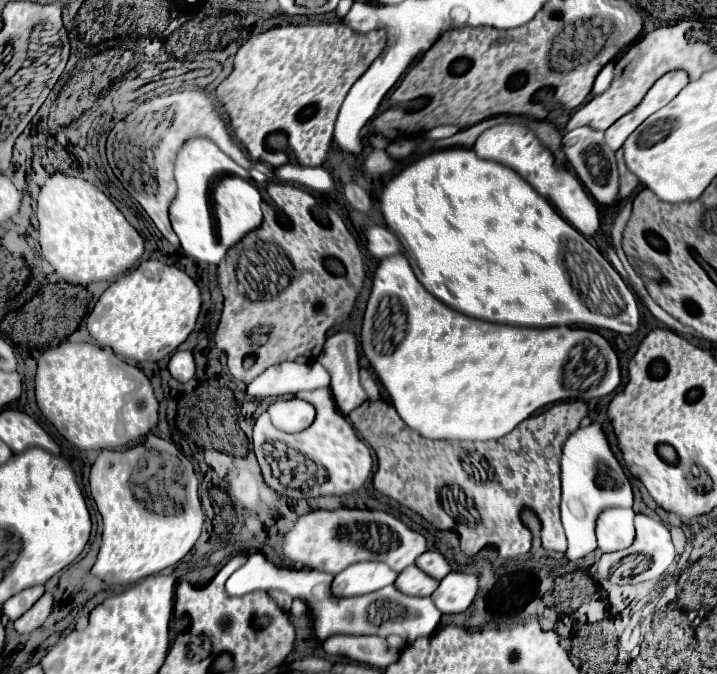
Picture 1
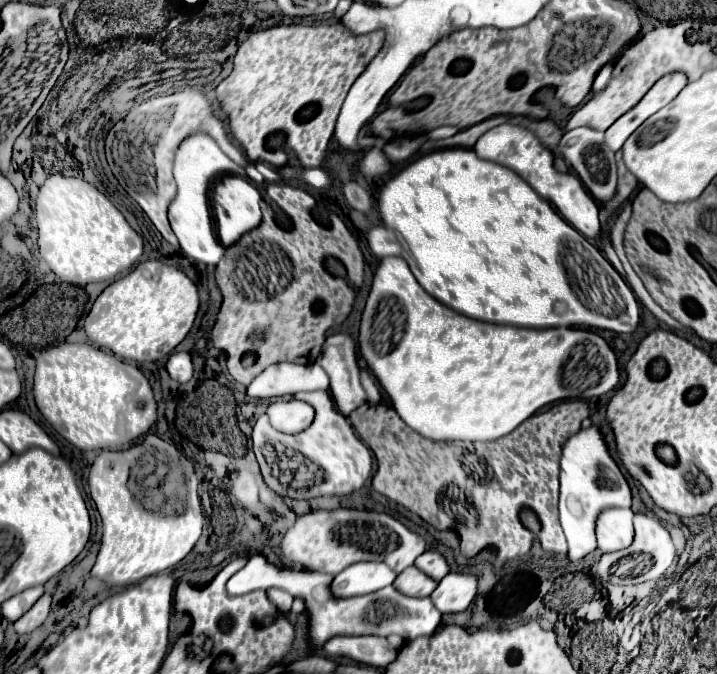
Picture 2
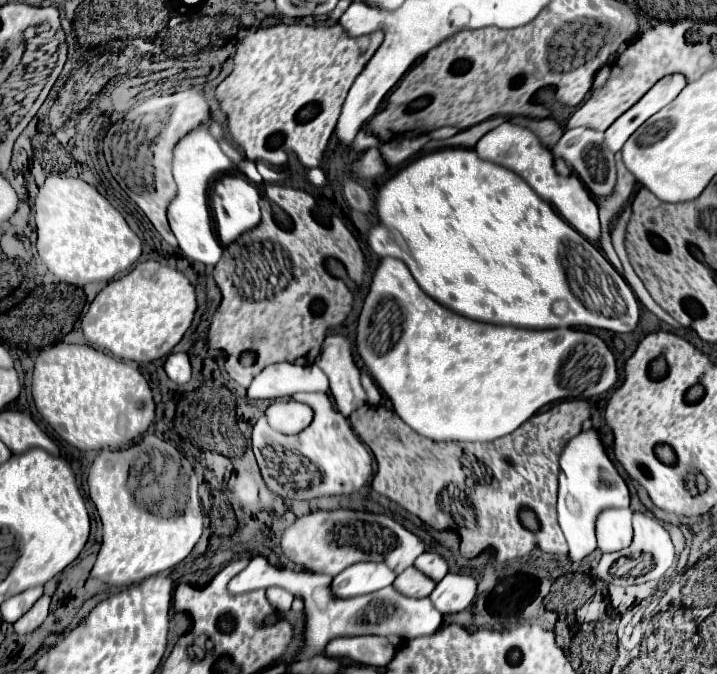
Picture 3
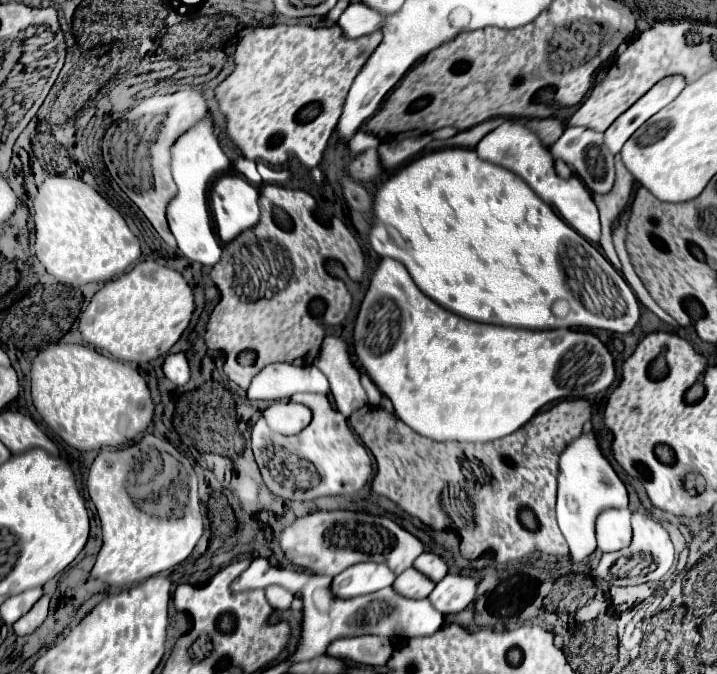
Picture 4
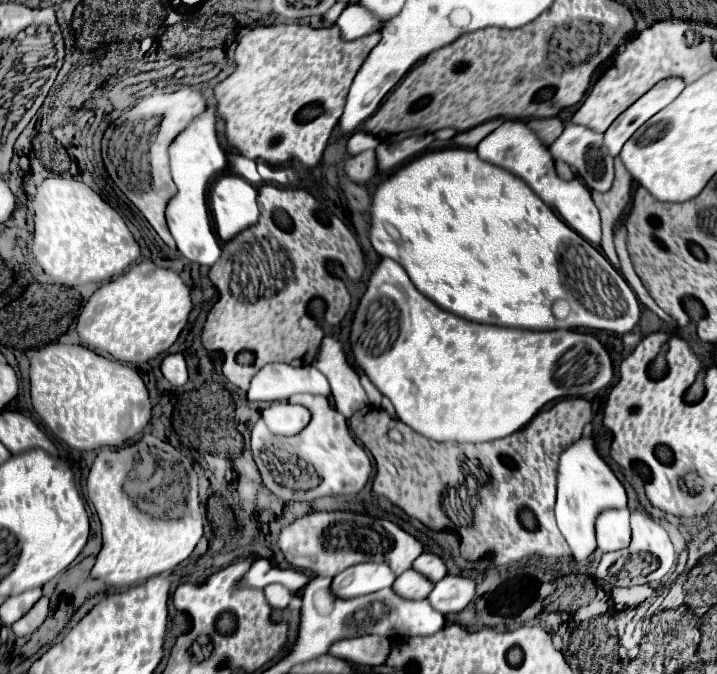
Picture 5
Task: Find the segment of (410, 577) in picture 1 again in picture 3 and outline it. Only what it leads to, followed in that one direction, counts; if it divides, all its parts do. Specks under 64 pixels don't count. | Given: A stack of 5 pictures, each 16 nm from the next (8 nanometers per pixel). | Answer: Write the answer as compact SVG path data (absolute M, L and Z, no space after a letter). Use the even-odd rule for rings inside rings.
M414 566L406 568L396 580L394 580L394 588L408 598L426 598L430 596L430 592L436 588L436 582L432 582L428 576L424 576L420 570L416 570Z

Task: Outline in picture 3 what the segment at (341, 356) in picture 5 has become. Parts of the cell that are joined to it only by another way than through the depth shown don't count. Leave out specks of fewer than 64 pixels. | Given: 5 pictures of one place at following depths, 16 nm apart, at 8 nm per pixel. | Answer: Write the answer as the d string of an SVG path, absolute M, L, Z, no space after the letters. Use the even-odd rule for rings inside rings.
M326 336L316 364L330 380L330 392L336 408L348 418L356 408L364 406L366 392L360 384L360 370L354 364L352 342L344 336Z

